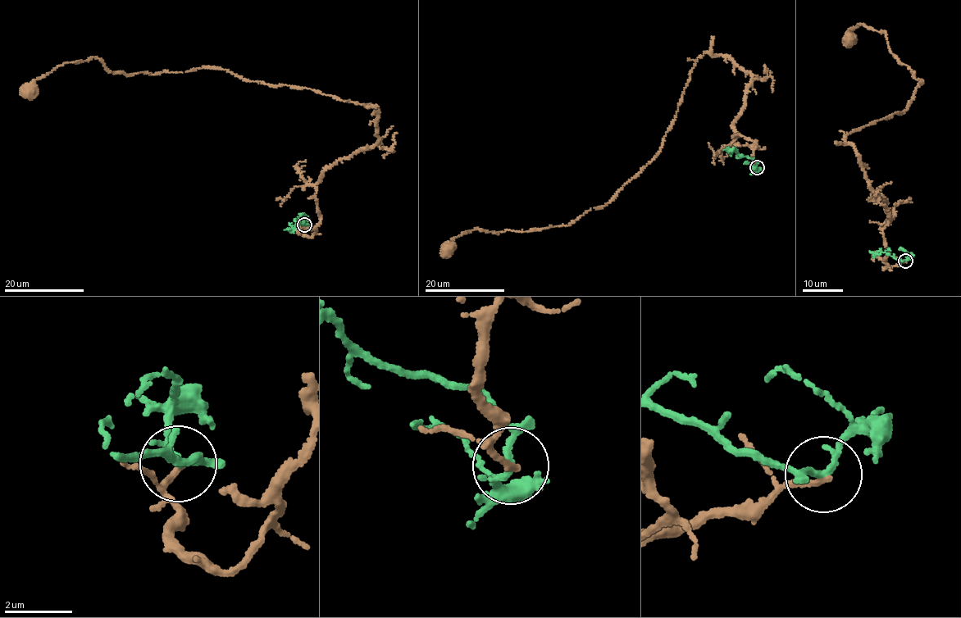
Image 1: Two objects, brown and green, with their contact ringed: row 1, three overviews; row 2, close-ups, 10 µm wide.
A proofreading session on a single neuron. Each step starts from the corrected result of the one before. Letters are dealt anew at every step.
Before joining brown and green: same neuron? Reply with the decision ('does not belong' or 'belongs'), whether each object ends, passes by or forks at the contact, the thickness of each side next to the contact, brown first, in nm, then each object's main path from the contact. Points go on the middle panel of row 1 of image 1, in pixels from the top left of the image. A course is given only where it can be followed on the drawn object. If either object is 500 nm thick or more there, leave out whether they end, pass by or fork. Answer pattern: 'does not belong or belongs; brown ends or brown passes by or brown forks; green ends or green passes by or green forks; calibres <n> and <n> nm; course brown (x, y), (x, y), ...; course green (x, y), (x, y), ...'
does not belong; brown ends; green passes by; calibres 170 and 180 nm; course brown (757, 167), (732, 129), (751, 75), (707, 52), (659, 152), (608, 202), (448, 248); course green (757, 167), (752, 158), (741, 156), (735, 151), (724, 151)

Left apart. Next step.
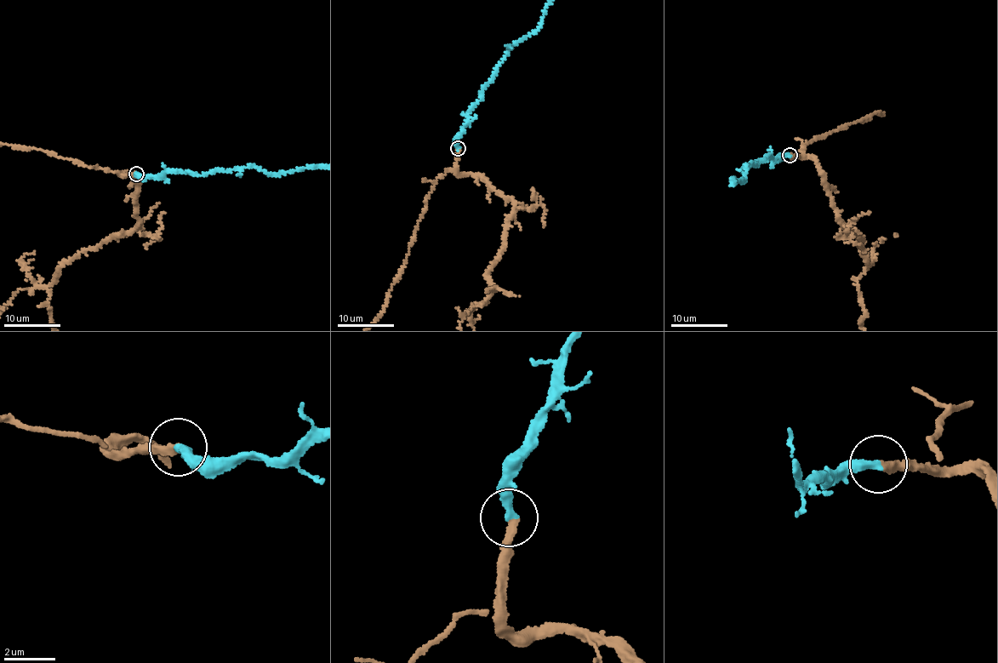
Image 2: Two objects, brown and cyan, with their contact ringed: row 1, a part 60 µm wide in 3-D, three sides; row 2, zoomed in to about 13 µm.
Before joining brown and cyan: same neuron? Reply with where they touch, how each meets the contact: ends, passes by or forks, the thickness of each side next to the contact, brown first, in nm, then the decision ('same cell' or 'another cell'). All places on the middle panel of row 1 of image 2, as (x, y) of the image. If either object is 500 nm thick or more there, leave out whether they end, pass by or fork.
place (458, 148); brown ends; cyan ends; calibres 300 and 360 nm; same cell

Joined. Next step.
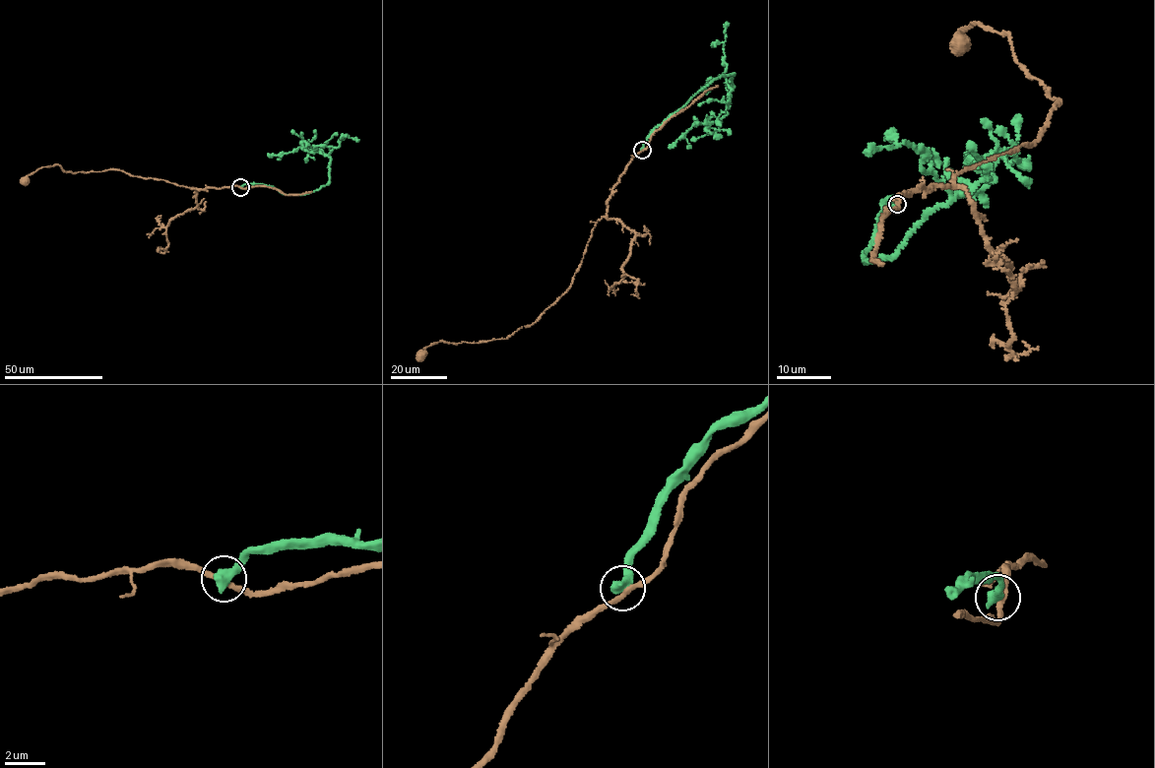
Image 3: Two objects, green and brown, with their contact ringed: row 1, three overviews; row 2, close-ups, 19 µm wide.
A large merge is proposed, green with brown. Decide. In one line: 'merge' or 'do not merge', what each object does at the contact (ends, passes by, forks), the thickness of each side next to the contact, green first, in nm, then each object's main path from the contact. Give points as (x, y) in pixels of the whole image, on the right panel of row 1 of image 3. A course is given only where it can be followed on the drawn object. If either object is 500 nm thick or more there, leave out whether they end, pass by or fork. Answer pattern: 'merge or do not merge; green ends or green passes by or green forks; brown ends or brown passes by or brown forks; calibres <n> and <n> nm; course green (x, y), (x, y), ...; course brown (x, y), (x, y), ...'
do not merge; calibres 600 and 240 nm; course green (897, 204), (883, 204), (866, 262), (891, 258), (924, 217), (994, 179), (980, 158), (966, 160), (971, 150); course brown (897, 204), (1035, 143), (1058, 102), (1017, 64), (1008, 33), (973, 23), (961, 43)

